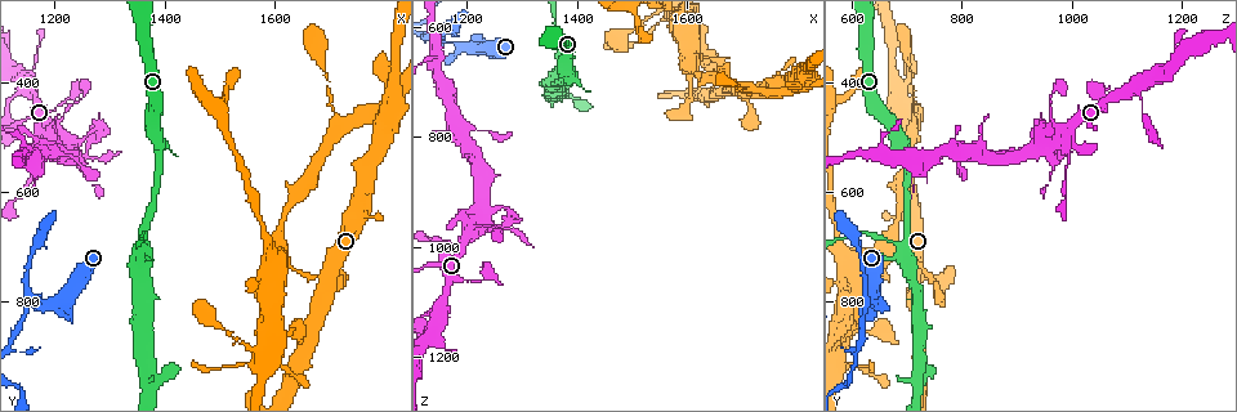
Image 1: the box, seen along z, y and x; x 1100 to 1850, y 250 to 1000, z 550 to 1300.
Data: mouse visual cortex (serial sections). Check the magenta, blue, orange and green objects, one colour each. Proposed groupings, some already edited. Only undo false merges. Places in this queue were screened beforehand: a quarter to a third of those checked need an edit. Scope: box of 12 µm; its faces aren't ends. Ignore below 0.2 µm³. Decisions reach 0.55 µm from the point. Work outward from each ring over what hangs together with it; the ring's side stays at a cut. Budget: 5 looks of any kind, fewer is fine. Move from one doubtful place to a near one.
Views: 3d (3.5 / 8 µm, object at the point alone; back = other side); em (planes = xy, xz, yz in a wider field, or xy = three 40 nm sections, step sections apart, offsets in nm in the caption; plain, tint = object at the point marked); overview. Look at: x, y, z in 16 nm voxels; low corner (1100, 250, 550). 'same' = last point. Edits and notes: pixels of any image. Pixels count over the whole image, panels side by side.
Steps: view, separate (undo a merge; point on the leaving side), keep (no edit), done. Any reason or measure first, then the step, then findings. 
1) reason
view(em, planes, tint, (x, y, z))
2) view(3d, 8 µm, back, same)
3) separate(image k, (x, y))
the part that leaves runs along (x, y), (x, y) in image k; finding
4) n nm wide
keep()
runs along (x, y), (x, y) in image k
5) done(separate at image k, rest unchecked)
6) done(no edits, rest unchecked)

thin arm on a thick one
view(3d, 3.5 µm, (1360, 695, 700))

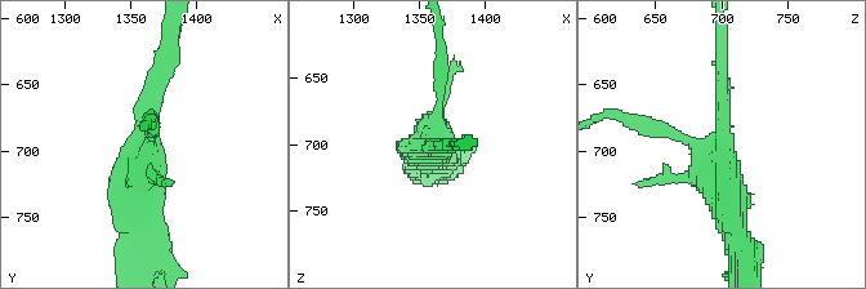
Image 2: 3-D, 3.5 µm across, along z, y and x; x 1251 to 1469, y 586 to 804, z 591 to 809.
view(em, xy, step 1, tint, (1360, 700, 700))

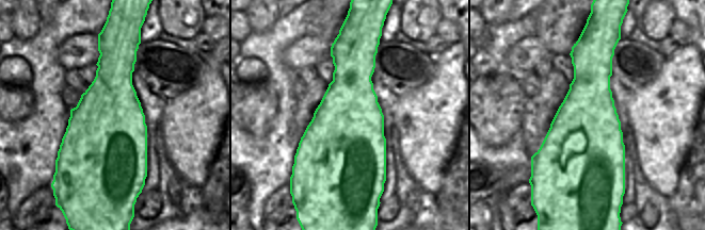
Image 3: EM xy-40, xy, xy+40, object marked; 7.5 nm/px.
keep()
runs along (166, 66), (143, 141), (139, 236) in image 2; all the same cell

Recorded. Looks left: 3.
sharp bend
view(3d, 3.5 µm, (1190, 800, 640))

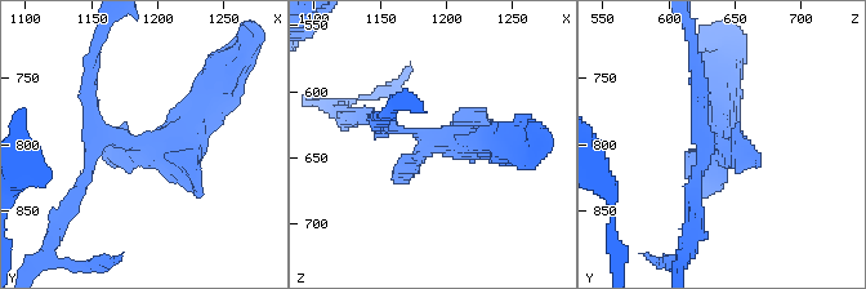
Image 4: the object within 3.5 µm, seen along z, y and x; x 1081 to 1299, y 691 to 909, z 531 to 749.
shape alone is not enough
view(em, xy, step 2, tint, (1192, 802, 638))

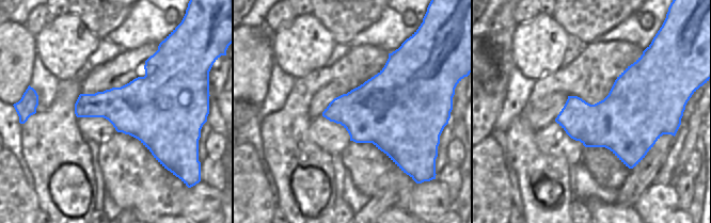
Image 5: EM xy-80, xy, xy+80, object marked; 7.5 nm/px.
cut it another way
view(em, xy, step 3, tint, same)

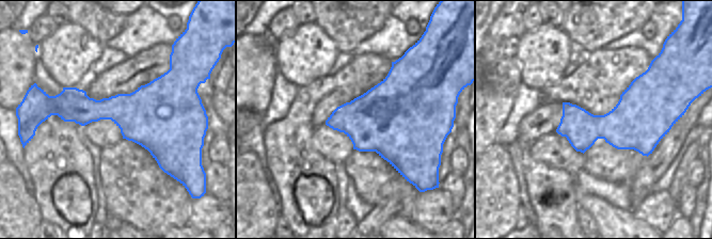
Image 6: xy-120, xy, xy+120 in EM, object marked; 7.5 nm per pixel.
keep()
continuous, no second cell

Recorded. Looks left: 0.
done(no edits, rest unchecked)

